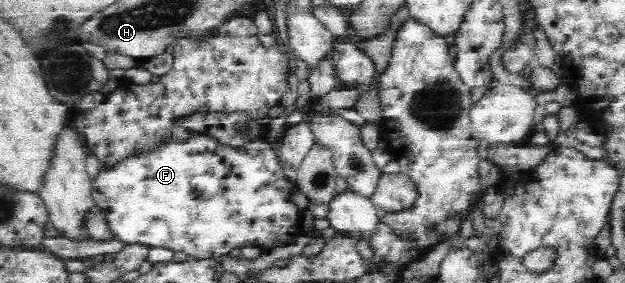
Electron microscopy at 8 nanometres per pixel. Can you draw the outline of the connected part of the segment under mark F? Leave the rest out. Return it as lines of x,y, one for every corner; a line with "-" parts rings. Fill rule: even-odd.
262,122
257,124
256,137
251,139
251,142
246,142
242,147
234,147
222,142
219,142
215,137
206,135
200,131
194,131
187,136
187,140
178,140
177,136
173,134
166,135
160,143
153,145
145,145
135,149
129,153
129,156
124,156
121,160
114,163
105,163
104,166
90,179
91,192
94,203
101,209
104,216
104,221
108,230
108,235
111,239
120,240
126,245
143,245
144,247
153,248
169,248
174,252
183,252
189,255
192,259
217,259
225,252
231,252
236,247
244,246
258,246
260,248
267,248
268,251
275,250
275,248
283,248
293,244
298,235
304,233
303,223
301,223
302,210
295,204
291,195
296,190
294,181
287,180
285,175
281,172
275,155
272,153
271,147
263,137
-
211,178
219,180
219,188
210,199
201,199
199,190
197,190
197,182
199,186
203,184
203,180
207,180
211,184

